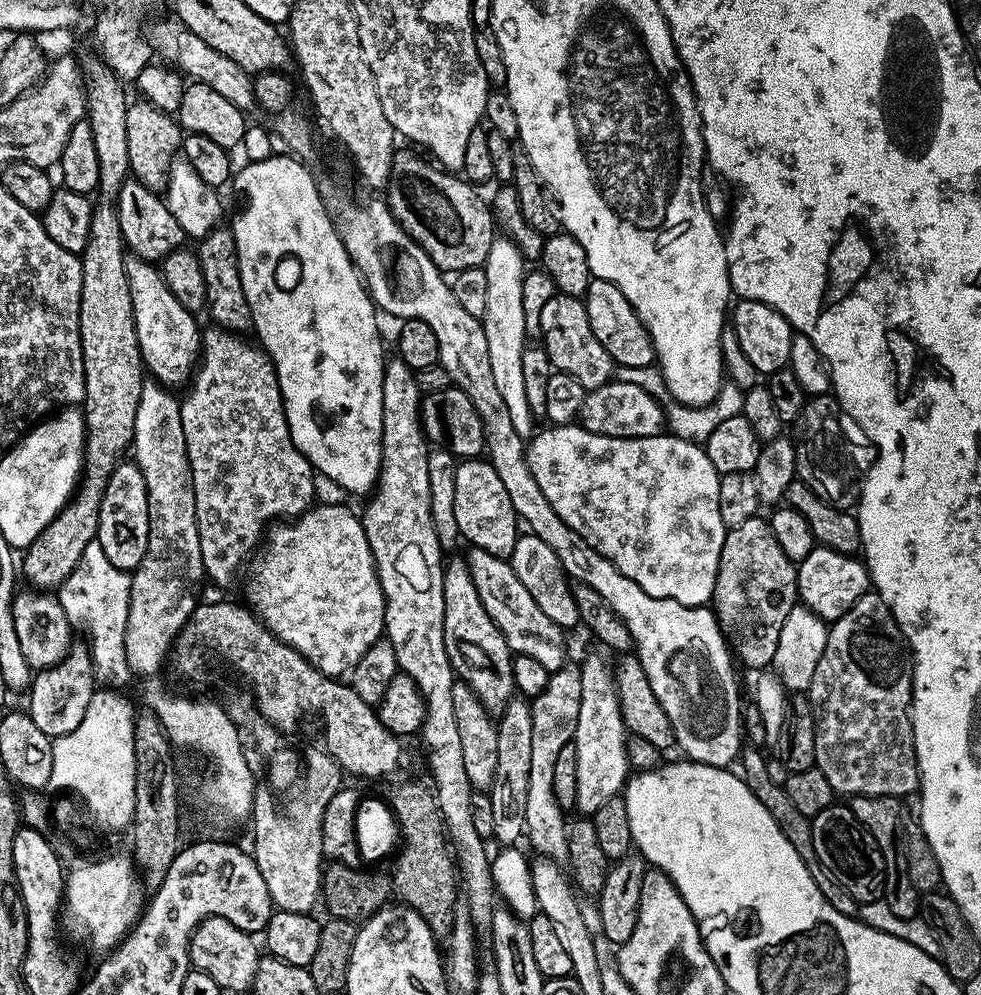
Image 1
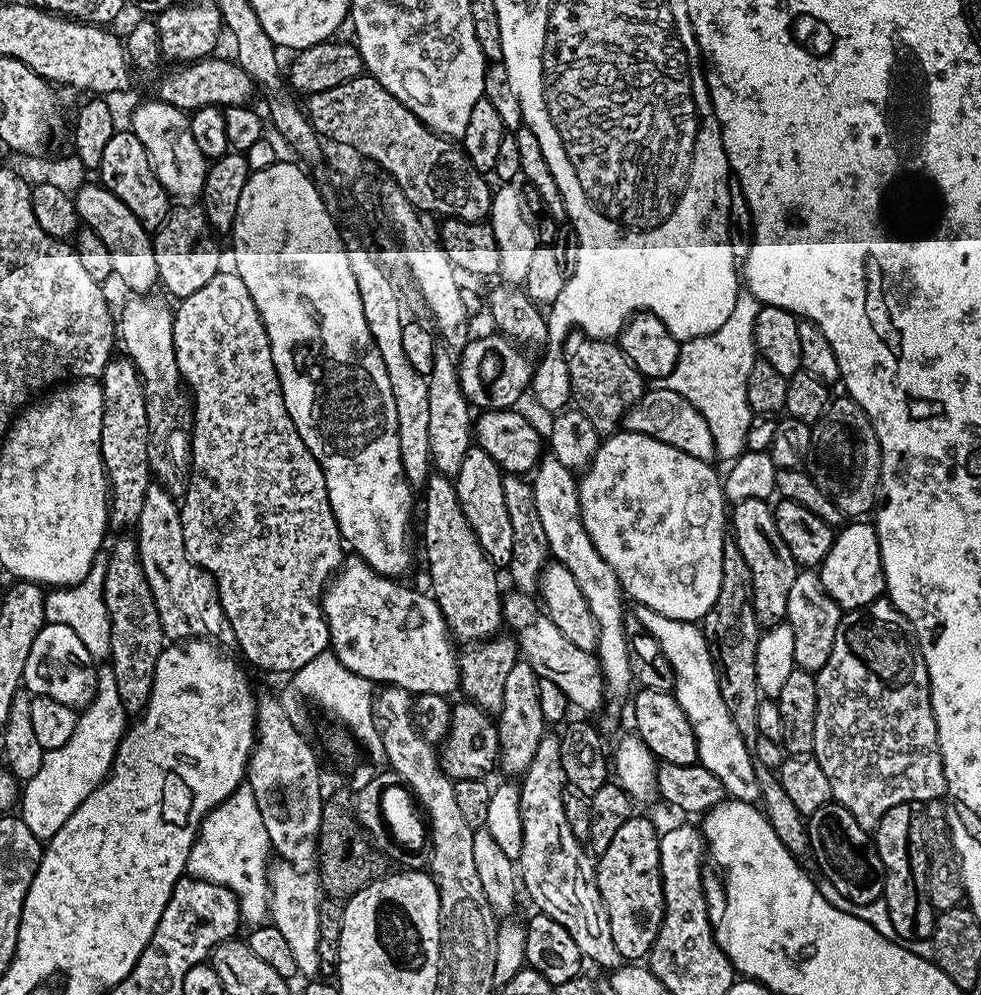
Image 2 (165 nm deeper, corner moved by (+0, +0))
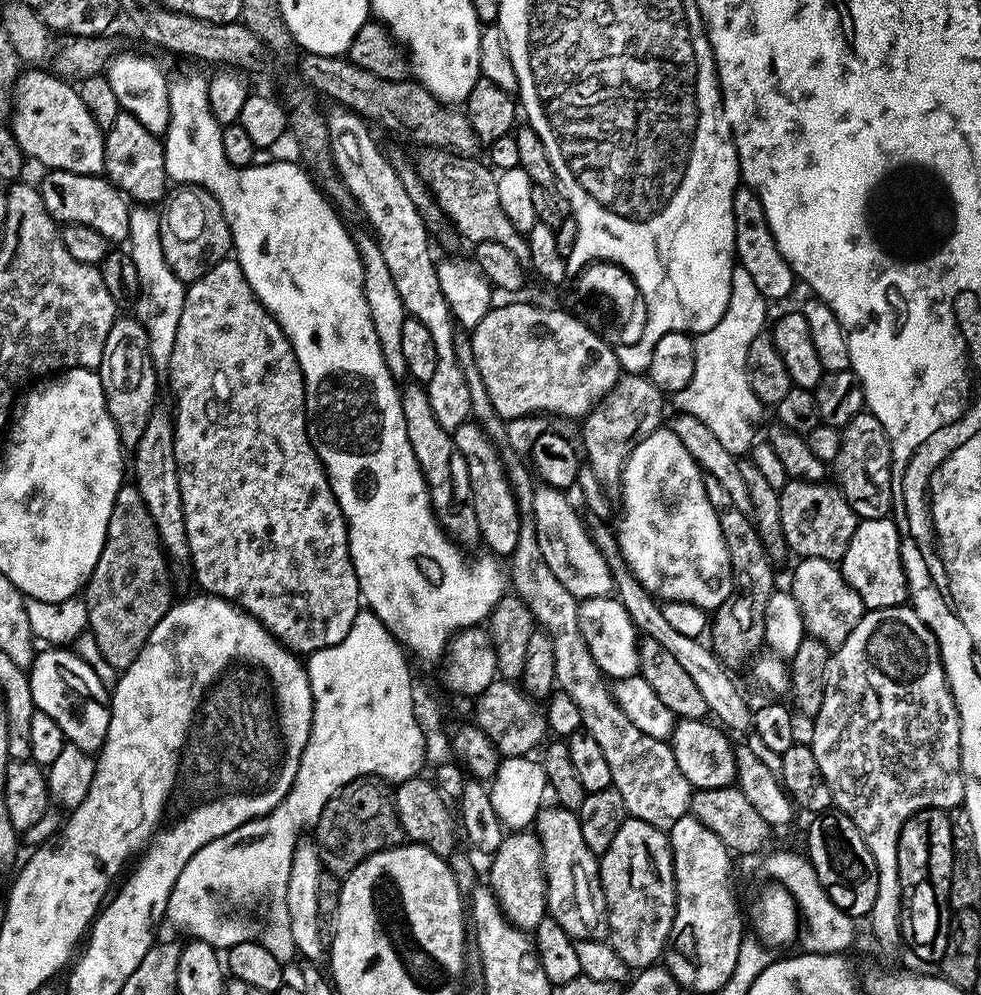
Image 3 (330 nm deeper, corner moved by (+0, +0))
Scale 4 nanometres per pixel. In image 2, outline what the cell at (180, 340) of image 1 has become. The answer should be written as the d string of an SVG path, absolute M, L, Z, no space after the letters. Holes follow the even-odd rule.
M99 182L85 183L74 193L74 199L83 227L92 228L94 234L106 242L106 250L110 250L110 258L114 262L115 279L120 279L129 288L129 293L151 293L152 287L157 287L160 275L158 262L154 262L154 246L149 229L144 228L142 222L134 218L134 214L130 214L126 202L122 202Z

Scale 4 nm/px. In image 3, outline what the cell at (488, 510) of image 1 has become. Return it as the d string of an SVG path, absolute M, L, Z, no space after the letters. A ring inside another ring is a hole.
M469 422L458 426L454 433L454 443L459 459L464 459L464 468L468 471L468 488L472 491L470 503L474 515L478 517L478 530L485 548L497 558L511 557L514 546L518 546L520 529L520 511L516 505L516 495L512 493L512 484L508 480L505 457L500 457L497 441L491 440L481 424Z

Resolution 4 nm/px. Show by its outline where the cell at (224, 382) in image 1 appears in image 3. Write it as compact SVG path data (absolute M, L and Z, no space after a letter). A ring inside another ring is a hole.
M225 258L218 261L202 279L191 281L191 283L187 285L184 294L182 318L178 318L178 330L174 338L174 354L170 354L170 366L166 373L166 379L172 383L172 392L176 395L176 408L174 407L174 423L176 425L174 458L178 466L178 486L181 488L182 510L185 512L186 538L189 540L189 554L191 556L190 569L192 568L193 574L196 575L197 582L200 583L199 591L210 596L220 596L222 599L228 600L231 604L235 604L236 607L242 609L243 612L250 613L279 644L283 644L284 647L290 649L291 652L297 654L311 654L322 650L326 646L334 646L338 642L342 642L342 638L346 638L346 634L350 634L350 626L354 626L354 618L362 610L362 597L360 595L360 587L358 586L358 574L354 570L352 559L350 558L348 523L344 520L342 510L334 498L332 487L328 481L328 475L326 475L323 466L320 464L318 454L314 450L314 446L308 441L308 419L306 418L306 410L304 409L304 375L298 366L298 358L294 354L292 343L288 341L288 335L280 328L280 323L264 309L264 305L260 303L260 299L254 294L250 282L246 282L246 274L242 274L242 266L234 258Z

